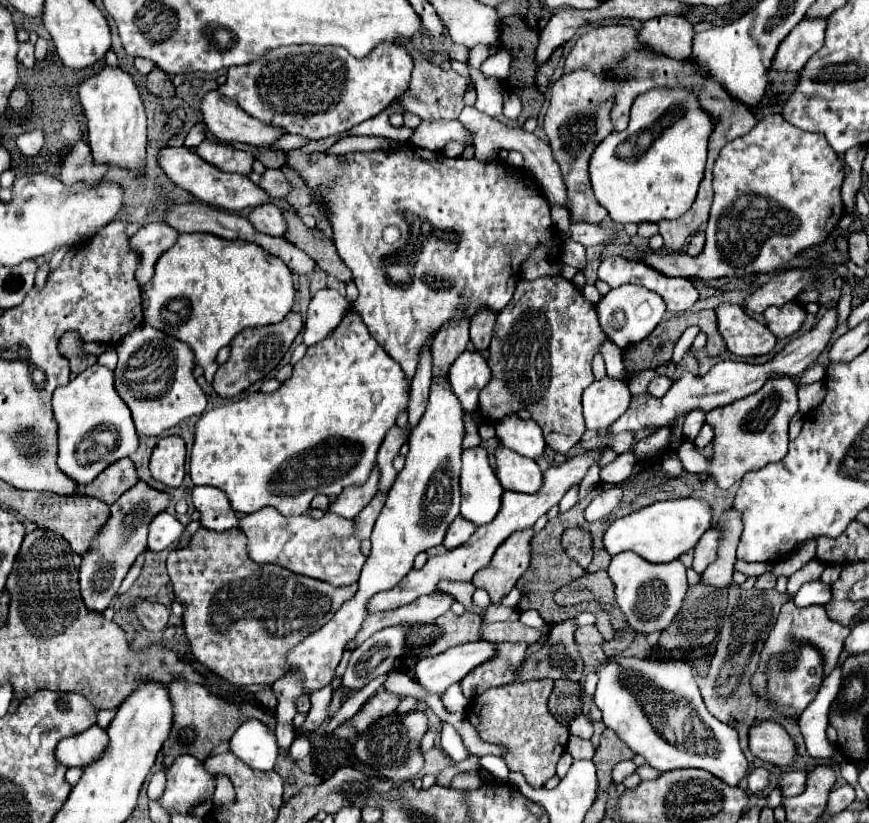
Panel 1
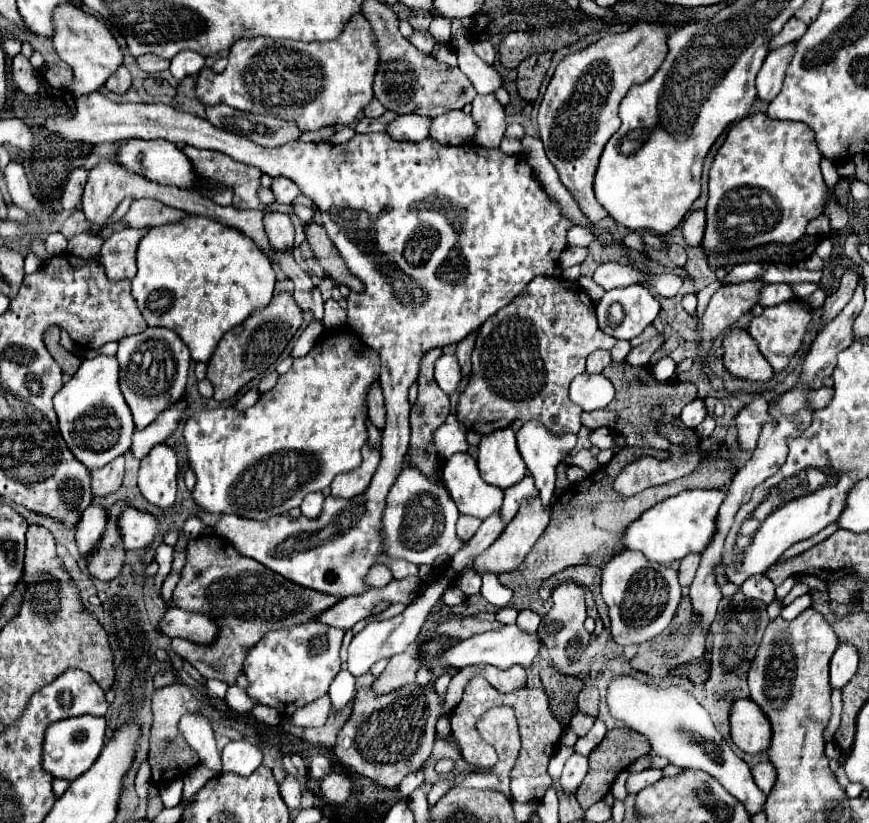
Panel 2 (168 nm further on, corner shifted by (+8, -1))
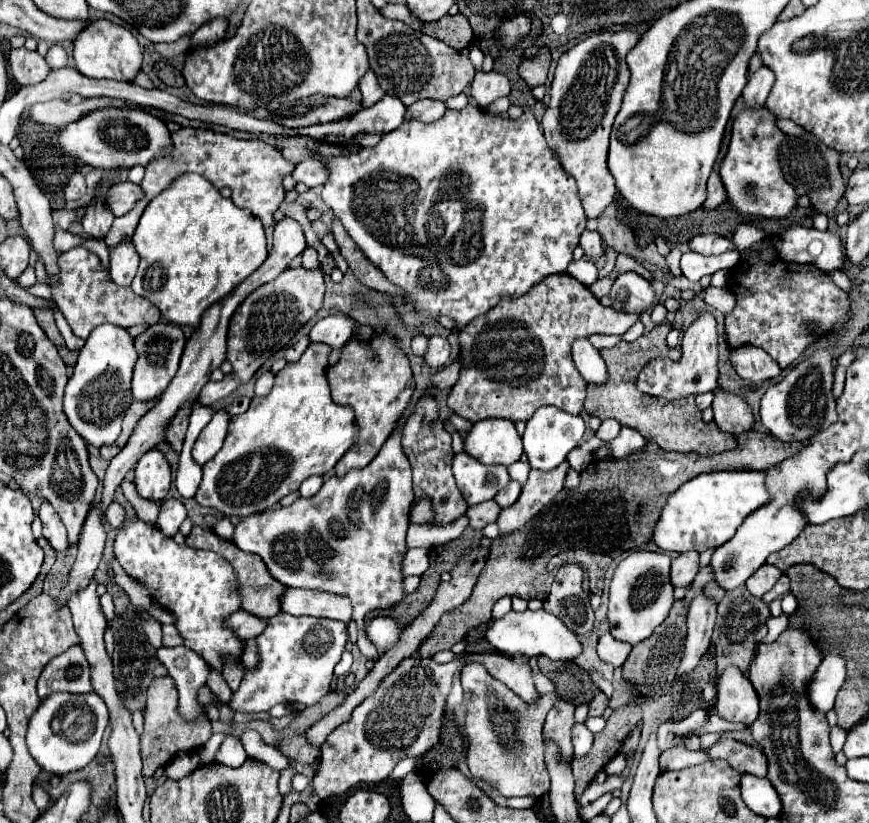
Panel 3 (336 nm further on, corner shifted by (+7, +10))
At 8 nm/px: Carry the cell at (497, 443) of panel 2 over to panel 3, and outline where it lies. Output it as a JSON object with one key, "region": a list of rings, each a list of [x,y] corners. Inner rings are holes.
{"region":[[[482,419],[464,437],[464,451],[484,465],[512,465],[522,457],[522,439],[512,421]]]}

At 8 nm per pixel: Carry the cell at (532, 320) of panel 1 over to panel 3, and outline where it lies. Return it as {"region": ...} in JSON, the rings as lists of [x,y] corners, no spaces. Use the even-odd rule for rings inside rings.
{"region":[[[550,275],[538,285],[534,285],[526,295],[518,299],[500,301],[494,309],[490,309],[486,315],[480,315],[478,319],[474,319],[474,323],[468,323],[468,327],[460,331],[458,345],[462,371],[456,385],[450,389],[448,407],[456,415],[468,419],[470,423],[488,417],[508,419],[512,423],[528,421],[534,415],[534,411],[542,405],[554,405],[570,415],[580,415],[586,399],[586,381],[574,367],[570,353],[572,343],[580,337],[590,337],[592,333],[622,335],[638,319],[640,315],[630,315],[624,311],[614,311],[612,307],[604,307],[590,293],[590,289],[578,283],[574,277]]]}

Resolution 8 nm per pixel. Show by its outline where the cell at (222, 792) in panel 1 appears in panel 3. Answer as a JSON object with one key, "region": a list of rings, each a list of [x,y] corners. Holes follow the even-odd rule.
{"region":[[[160,647],[158,661],[168,669],[168,675],[176,681],[180,693],[180,715],[188,721],[204,715],[204,707],[196,701],[198,687],[202,687],[208,679],[208,665],[204,659],[198,659],[194,651],[188,647]]]}

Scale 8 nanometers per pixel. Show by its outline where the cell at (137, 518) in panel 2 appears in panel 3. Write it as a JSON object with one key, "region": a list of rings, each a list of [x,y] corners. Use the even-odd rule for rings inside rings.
{"region":[[[110,503],[104,511],[104,517],[106,517],[106,523],[112,527],[112,529],[120,529],[124,525],[124,519],[126,519],[126,511],[122,505],[118,503]]]}

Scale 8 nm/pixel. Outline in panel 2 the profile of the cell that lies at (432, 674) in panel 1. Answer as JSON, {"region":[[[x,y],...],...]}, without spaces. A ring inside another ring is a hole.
{"region":[[[511,624],[511,626],[503,626],[501,630],[491,630],[491,632],[483,632],[473,638],[467,638],[467,640],[459,640],[455,646],[449,646],[441,654],[439,662],[451,670],[461,670],[461,668],[473,666],[473,664],[491,664],[501,670],[507,670],[515,664],[527,668],[533,662],[533,658],[537,656],[537,650],[539,650],[539,636],[531,636],[523,630],[519,630],[515,624]]]}

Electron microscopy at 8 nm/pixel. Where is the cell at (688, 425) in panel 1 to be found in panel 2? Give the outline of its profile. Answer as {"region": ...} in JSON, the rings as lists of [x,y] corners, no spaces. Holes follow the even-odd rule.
{"region":[[[695,398],[693,402],[689,402],[683,412],[681,412],[681,422],[687,426],[687,428],[695,428],[703,422],[703,418],[707,416],[707,408],[703,404],[701,398]]]}

